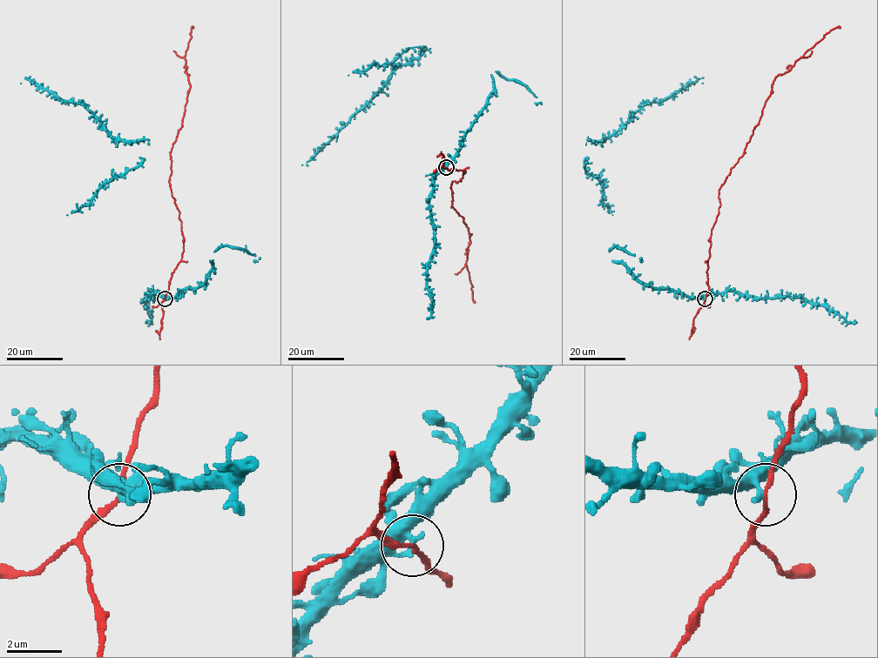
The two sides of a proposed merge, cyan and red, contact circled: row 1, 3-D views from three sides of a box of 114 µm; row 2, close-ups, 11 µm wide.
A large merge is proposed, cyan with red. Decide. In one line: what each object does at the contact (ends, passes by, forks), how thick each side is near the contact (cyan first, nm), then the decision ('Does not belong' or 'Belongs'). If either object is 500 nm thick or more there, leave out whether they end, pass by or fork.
At the ring cyan passes by. At the ring red passes by. Thickness 280 nm (cyan) against 140 nm. Belongs

